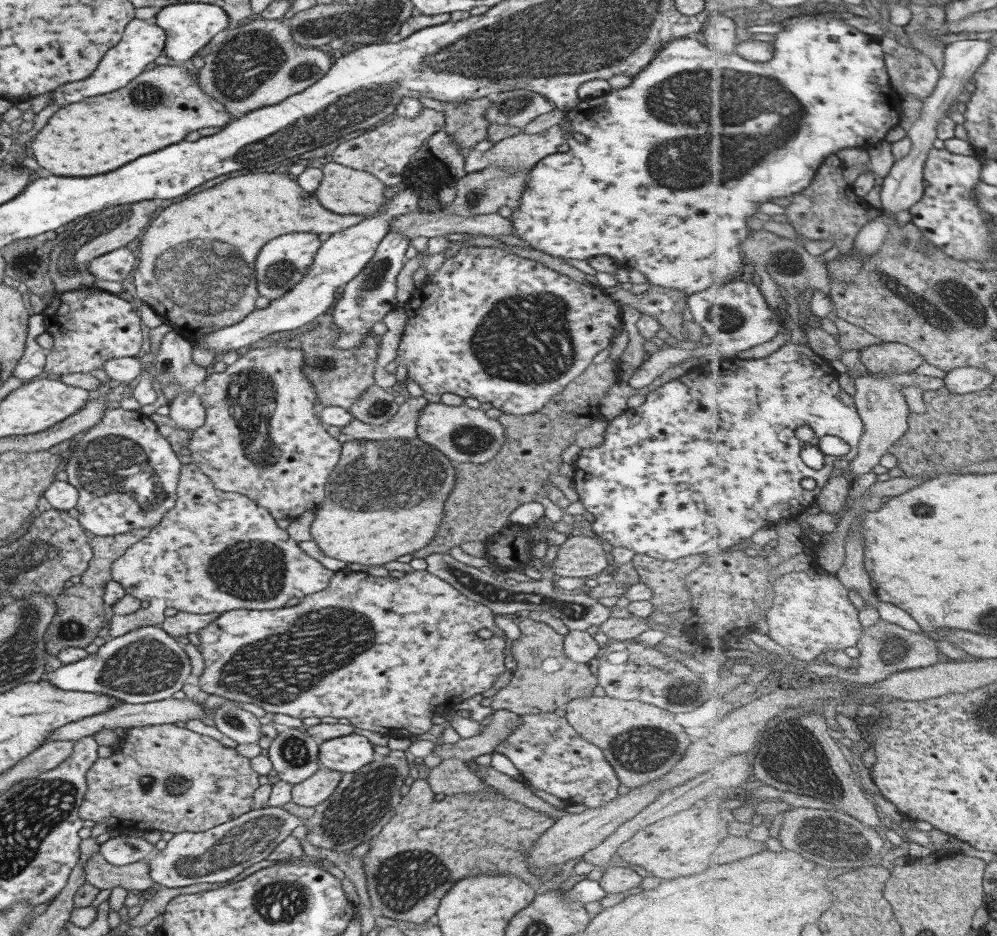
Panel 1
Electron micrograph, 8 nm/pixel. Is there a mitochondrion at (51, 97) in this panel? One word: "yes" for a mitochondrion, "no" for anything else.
no

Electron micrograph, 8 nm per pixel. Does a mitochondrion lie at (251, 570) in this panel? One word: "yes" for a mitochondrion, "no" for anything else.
yes

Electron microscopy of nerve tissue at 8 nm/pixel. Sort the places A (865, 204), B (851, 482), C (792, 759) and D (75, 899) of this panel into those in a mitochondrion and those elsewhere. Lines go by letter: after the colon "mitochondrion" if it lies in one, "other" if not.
A: other
B: other
C: mitochondrion
D: other

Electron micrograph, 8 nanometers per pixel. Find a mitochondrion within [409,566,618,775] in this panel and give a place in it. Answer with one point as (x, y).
(471, 584)

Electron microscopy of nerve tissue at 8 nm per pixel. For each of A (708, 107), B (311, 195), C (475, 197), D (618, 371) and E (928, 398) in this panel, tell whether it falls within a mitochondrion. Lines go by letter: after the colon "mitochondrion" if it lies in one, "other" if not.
A: mitochondrion
B: other
C: mitochondrion
D: other
E: other

